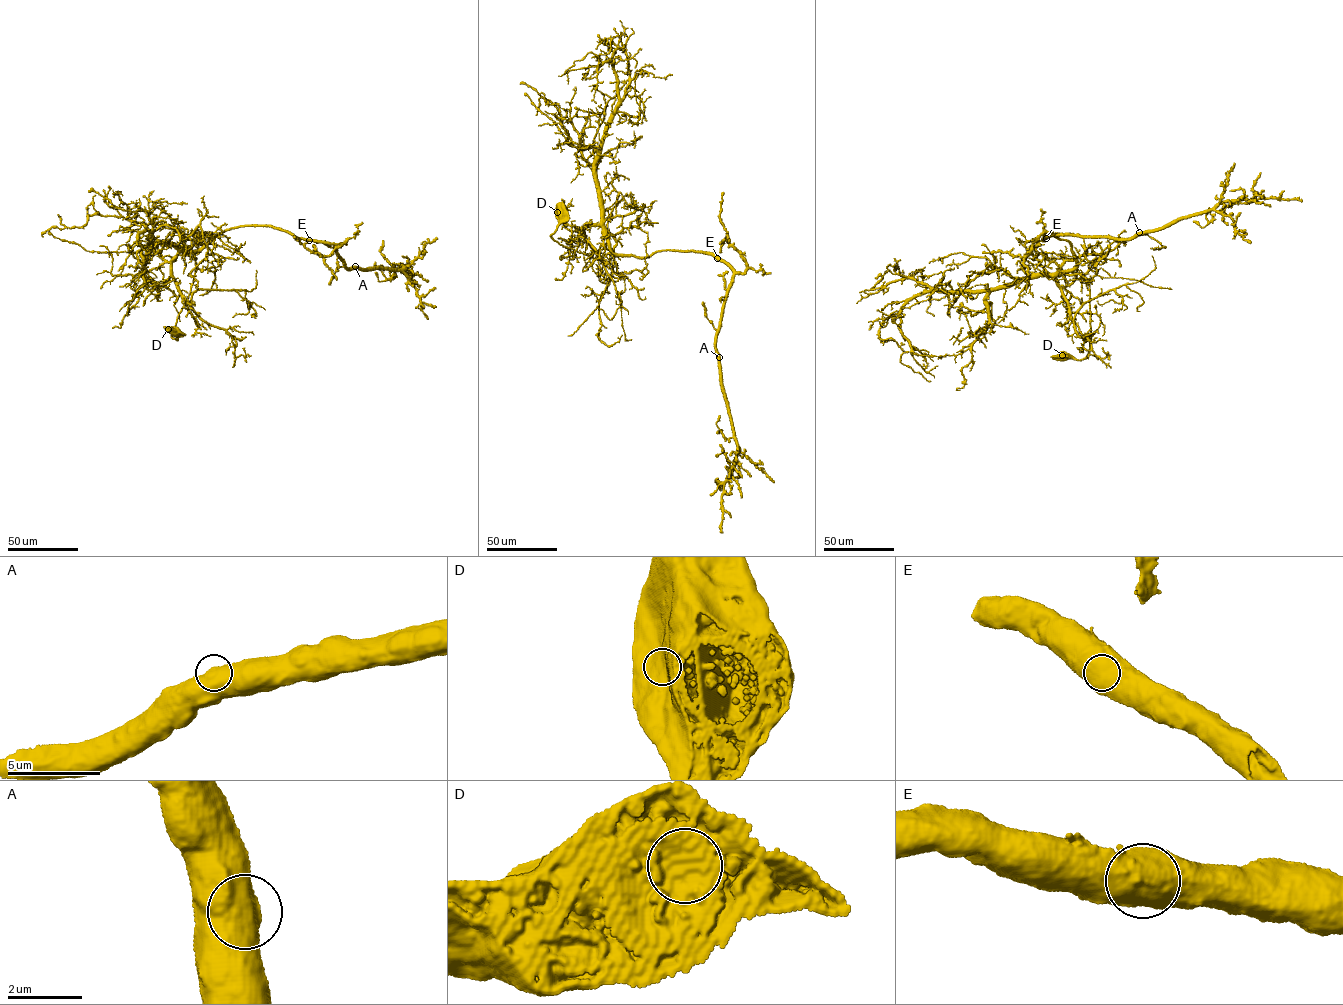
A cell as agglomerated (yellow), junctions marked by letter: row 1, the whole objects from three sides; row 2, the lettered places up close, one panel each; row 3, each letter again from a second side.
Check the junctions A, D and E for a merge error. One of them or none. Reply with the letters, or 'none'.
none

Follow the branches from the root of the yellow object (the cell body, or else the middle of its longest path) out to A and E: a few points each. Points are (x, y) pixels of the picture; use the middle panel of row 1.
A: (563, 214), (552, 238), (594, 259), (604, 234), (616, 254), (691, 250), (722, 260), (733, 273), (719, 357)
E: (563, 214), (552, 238), (594, 259), (604, 251), (604, 234), (616, 254), (646, 257), (691, 250), (717, 258)

